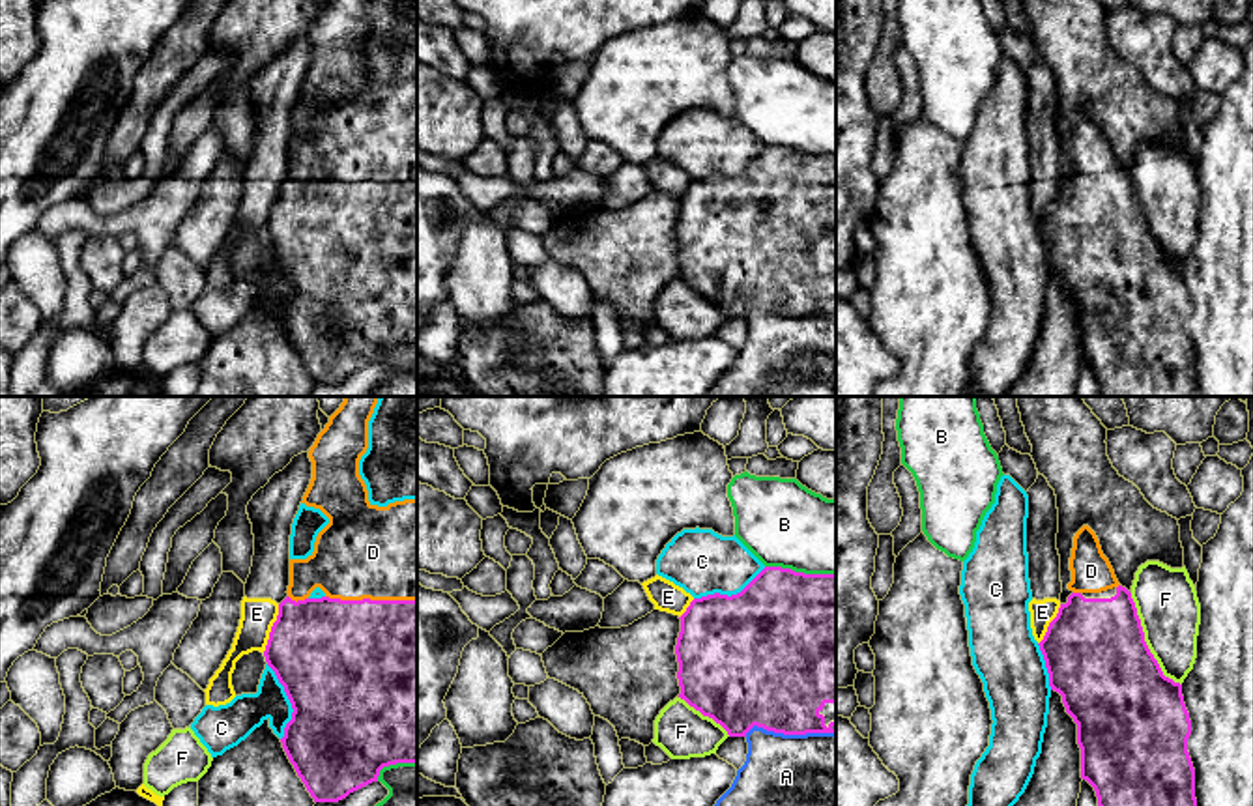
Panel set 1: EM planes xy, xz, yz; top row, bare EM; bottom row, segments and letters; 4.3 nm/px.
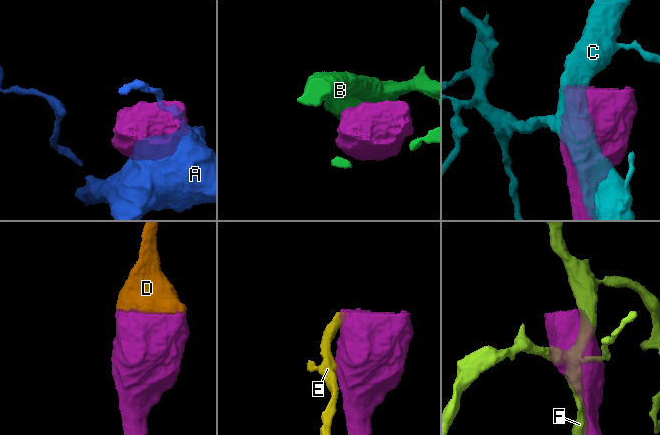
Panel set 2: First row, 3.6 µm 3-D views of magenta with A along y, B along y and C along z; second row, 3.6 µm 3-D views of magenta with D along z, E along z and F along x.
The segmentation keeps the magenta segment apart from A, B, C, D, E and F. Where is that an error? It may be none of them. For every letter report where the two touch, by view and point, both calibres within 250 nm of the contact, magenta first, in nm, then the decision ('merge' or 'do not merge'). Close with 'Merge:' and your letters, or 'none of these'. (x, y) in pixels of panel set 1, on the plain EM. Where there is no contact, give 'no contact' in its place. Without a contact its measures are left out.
A: contact xz (790, 315); calibres 460 and 500 nm; do not merge
B: contact xz (801, 154); calibres 500 and 360 nm; do not merge
C: contact xy (290, 283); calibres 500 and 170 nm; do not merge
D: contact xy (369, 180); calibres 500 and 420 nm; merge
E: contact xy (272, 210); calibres 460 and 140 nm; do not merge
F: contact yz (1145, 223); calibres 440 and 260 nm; do not merge
Merge: D

